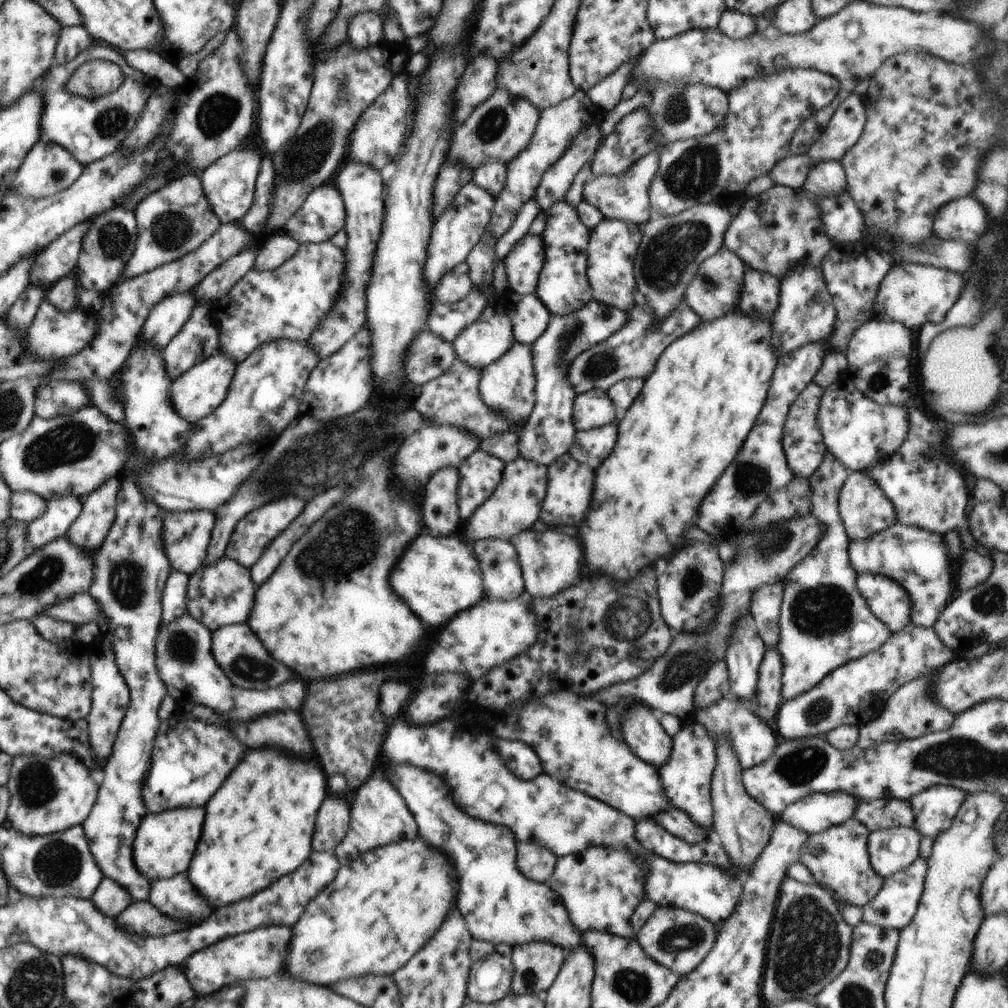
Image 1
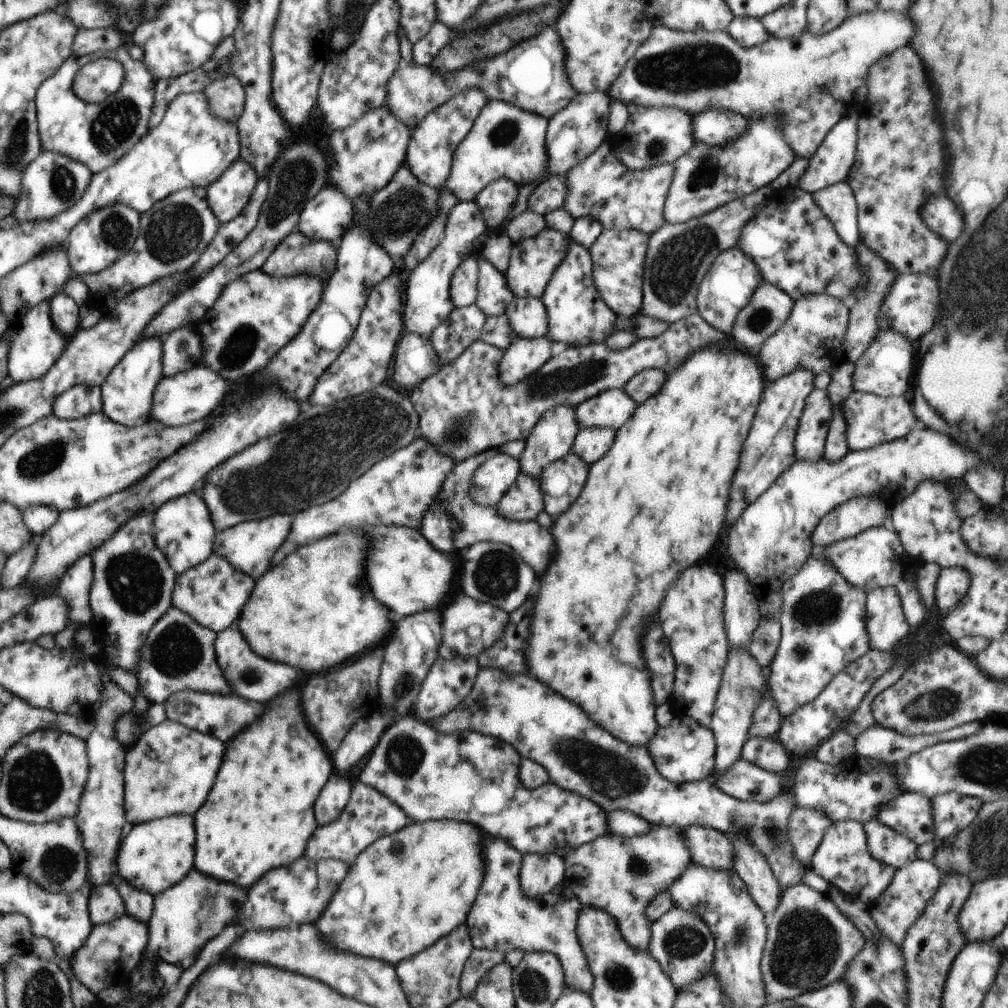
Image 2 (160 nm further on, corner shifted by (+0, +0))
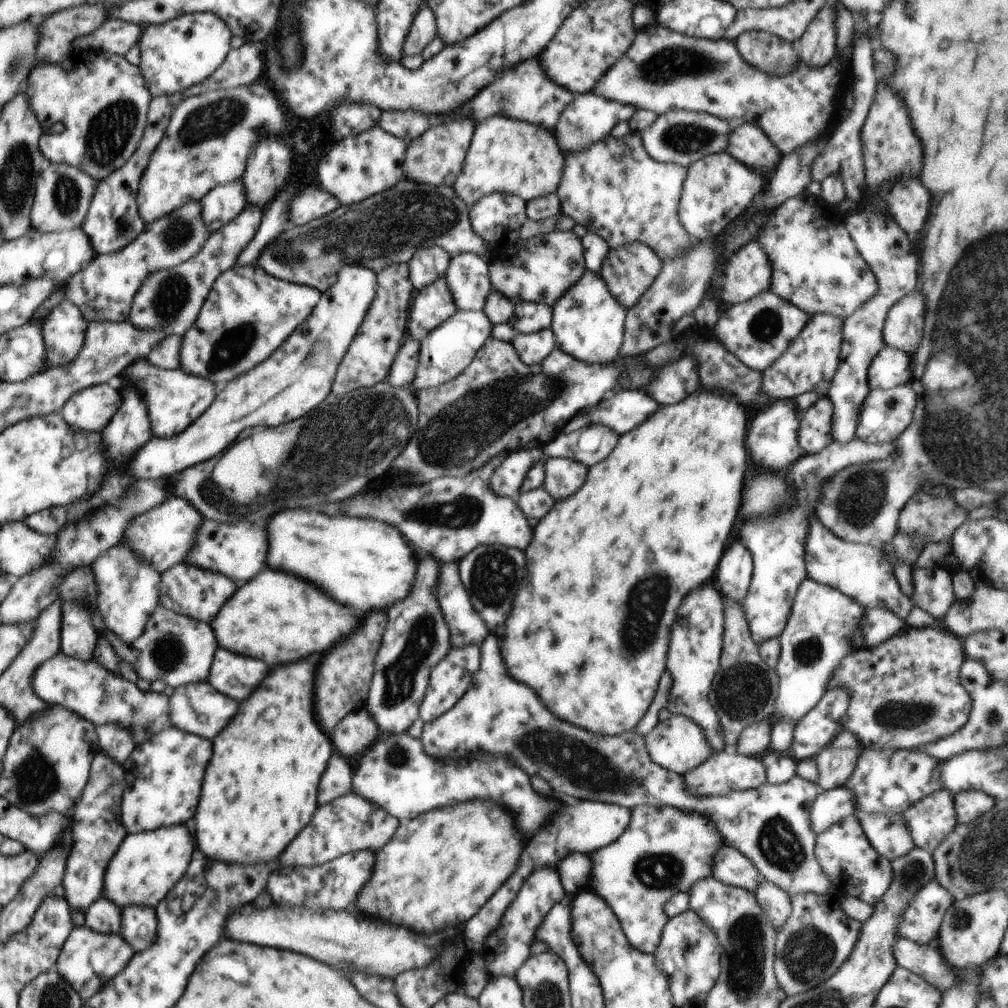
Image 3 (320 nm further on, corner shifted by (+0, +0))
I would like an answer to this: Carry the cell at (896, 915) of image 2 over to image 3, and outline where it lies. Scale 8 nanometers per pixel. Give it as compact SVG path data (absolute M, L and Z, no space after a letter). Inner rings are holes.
M937 881L924 885L905 910L903 922L899 925L899 938L924 946L934 944L943 916L954 900L948 889Z

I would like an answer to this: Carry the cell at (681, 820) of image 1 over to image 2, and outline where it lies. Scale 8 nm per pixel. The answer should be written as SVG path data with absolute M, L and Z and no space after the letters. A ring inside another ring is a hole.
M692 825L683 829L683 837L694 863L707 869L734 872L732 841L722 831Z

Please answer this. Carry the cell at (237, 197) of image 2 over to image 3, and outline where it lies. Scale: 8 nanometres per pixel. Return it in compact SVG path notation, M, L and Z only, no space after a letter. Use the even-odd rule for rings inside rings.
M241 178L214 187L200 200L201 219L210 233L216 232L247 206L246 193Z

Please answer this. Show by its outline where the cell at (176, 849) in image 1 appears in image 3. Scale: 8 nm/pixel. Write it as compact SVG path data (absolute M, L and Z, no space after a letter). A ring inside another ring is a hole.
M170 826L170 828L158 828L155 831L126 835L106 867L102 889L103 897L112 901L120 910L131 905L156 908L160 904L160 900L164 900L166 894L184 876L188 862L192 860L192 850L194 850L194 846L192 846L190 834L184 826Z

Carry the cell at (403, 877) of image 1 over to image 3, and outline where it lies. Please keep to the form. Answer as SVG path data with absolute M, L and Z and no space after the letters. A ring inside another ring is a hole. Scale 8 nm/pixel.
M468 800L464 804L454 804L454 806L448 806L448 808L436 808L432 812L426 812L426 814L420 814L418 818L414 820L406 820L406 822L400 822L400 828L396 830L396 836L392 836L392 840L380 850L376 851L376 860L374 866L374 874L372 874L372 880L364 886L364 890L360 892L358 896L358 908L362 912L366 912L368 916L376 916L376 918L382 918L382 920L390 920L390 922L396 922L400 926L406 926L406 928L412 928L416 932L434 932L438 928L444 928L446 924L460 924L460 922L466 922L470 920L490 898L492 894L508 880L508 876L512 876L518 868L518 862L520 862L520 854L524 850L524 836L520 836L520 832L516 830L514 826L514 816L512 812L508 812L506 808L498 806L496 802L492 800Z

